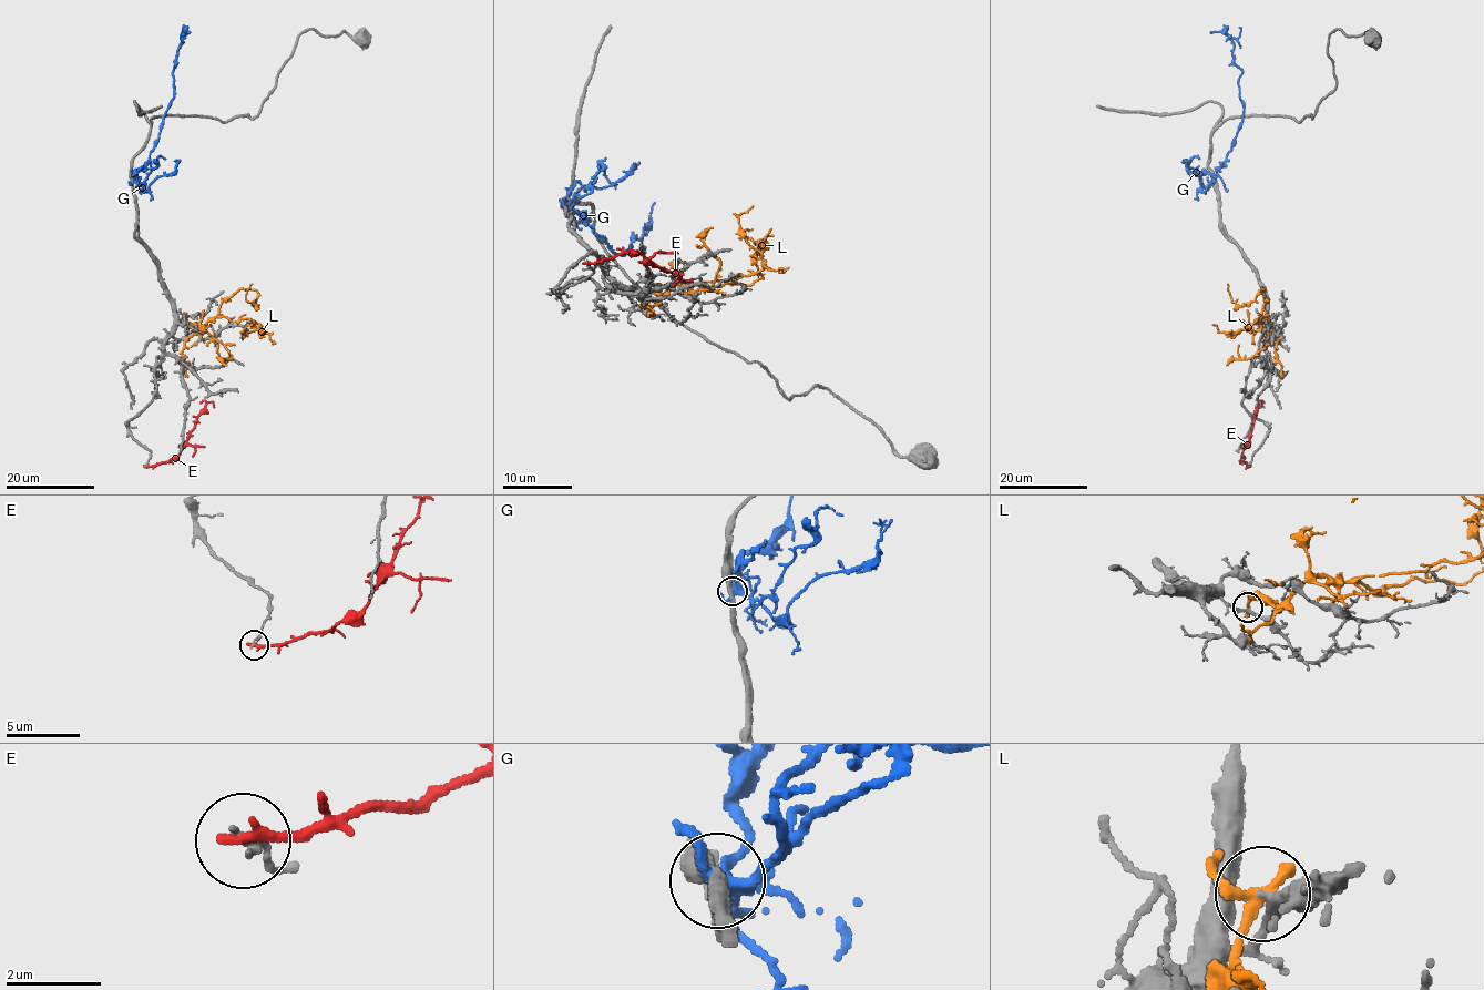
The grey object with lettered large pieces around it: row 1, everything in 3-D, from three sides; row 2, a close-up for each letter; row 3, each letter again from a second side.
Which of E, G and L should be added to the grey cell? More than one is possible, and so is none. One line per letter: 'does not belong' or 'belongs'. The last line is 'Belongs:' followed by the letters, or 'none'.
E: does not belong
G: does not belong
L: does not belong
Belongs: none

